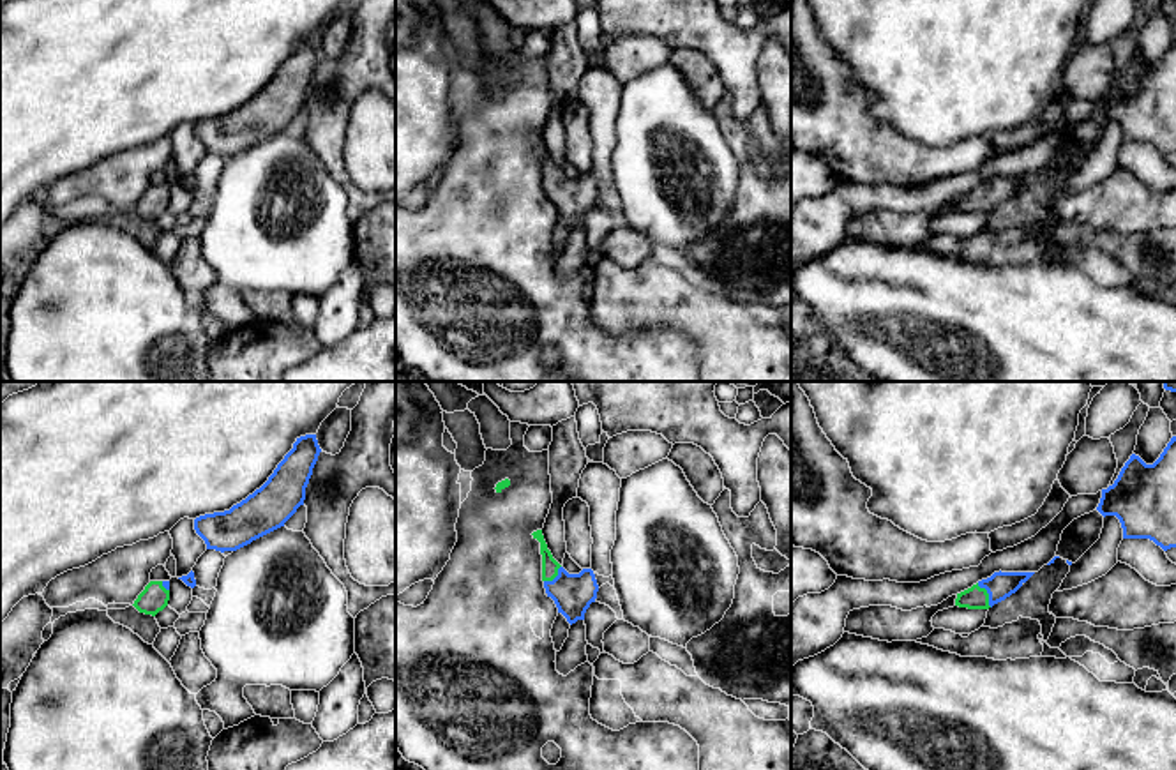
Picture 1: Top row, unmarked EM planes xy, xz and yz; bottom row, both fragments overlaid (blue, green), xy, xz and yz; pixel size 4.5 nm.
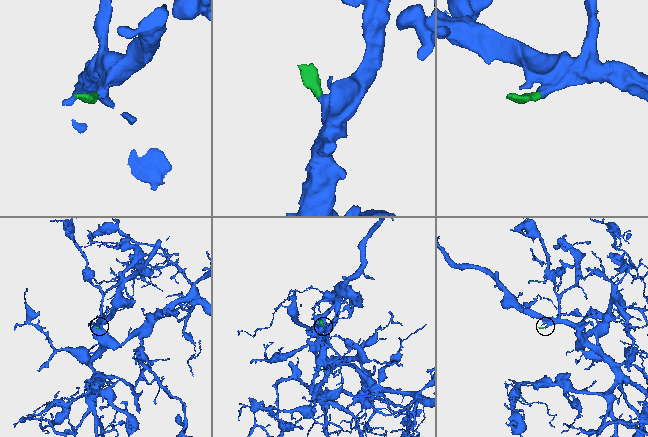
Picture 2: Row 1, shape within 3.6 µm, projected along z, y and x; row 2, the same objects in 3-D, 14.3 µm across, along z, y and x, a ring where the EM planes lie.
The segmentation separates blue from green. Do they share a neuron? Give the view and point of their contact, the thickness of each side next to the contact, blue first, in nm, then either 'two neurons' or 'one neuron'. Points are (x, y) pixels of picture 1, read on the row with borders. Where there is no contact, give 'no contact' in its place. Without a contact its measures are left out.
meets blue in yz at (987, 592); 120 nm thick on the blue side, 110 nm on the other; one neuron

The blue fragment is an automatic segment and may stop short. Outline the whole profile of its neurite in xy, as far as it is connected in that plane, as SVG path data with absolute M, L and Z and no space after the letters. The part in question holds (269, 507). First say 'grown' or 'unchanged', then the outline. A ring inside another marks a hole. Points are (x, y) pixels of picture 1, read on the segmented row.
unchanged; M316 434L297 438L268 480L230 510L194 519L207 549L237 551L284 526L305 500L305 487L321 449Z

